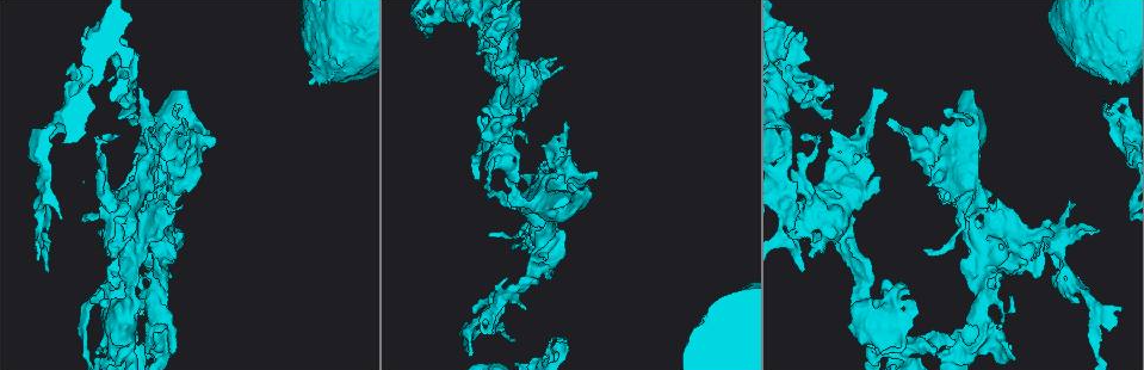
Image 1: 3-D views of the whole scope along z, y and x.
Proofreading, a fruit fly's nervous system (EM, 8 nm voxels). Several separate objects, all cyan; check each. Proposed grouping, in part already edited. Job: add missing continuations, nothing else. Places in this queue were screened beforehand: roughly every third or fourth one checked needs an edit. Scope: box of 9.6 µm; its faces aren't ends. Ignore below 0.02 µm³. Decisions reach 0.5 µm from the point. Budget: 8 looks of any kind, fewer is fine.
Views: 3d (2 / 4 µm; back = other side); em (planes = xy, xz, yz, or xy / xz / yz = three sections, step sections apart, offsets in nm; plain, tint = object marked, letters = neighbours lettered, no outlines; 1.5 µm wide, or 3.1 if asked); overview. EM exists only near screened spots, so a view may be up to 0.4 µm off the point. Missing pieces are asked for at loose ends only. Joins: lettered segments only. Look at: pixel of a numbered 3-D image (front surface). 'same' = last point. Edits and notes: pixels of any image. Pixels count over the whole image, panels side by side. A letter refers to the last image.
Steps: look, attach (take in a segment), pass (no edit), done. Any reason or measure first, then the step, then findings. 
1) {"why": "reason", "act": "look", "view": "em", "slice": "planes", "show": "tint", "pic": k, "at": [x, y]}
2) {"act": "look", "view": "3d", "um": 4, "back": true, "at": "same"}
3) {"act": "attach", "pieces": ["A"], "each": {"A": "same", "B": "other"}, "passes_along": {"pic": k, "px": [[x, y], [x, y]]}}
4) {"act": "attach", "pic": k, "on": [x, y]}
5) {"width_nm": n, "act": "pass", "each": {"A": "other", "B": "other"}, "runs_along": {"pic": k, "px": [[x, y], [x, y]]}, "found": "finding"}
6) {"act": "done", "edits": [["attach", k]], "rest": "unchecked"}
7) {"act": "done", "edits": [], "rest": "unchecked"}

{"why": "end of a long branch", "act": "look", "view": "3d", "um": 4, "pic": 1, "at": [926, 248]}

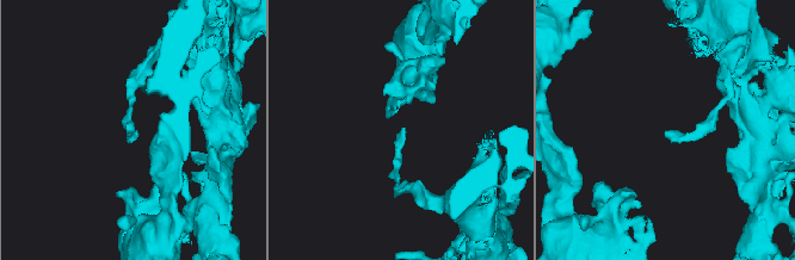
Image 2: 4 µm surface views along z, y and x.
{"why": "need the tissue", "act": "look", "view": "em", "slice": "planes", "show": "plain", "pic": 2, "at": [404, 130]}

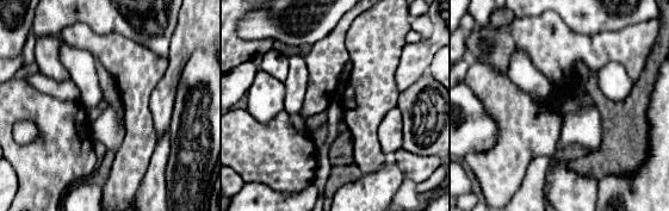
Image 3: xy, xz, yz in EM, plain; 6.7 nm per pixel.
{"why": "what lies round it", "act": "look", "view": "em", "slice": "planes", "show": "letters", "at": "same"}

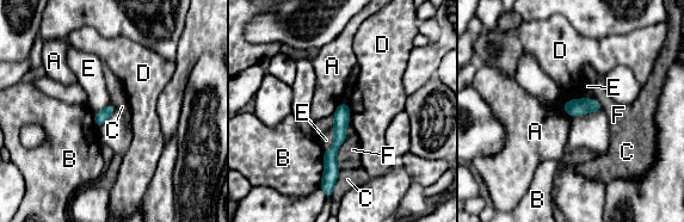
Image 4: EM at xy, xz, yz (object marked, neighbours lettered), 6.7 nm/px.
{"act": "pass", "each": {"A": "other", "B": "other", "C": "other", "D": "other", "E": "other", "F": "other"}, "border": {"pic": 4, "px": [[345, 100], [332, 113]]}, "found": "none of them fits"}

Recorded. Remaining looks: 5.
{"why": "tapers out", "act": "look", "view": "em", "slice": "planes", "show": "letters", "pic": 1, "at": [422, 30]}

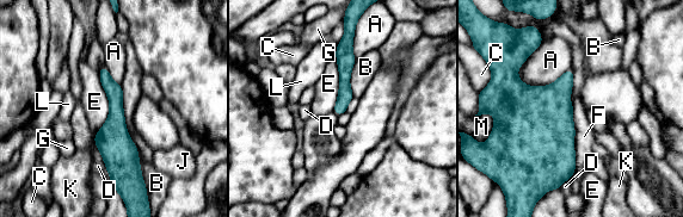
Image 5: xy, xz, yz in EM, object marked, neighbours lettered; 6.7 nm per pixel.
{"act": "pass", "each": {"A": "other", "B": "other", "C": "other", "D": "other", "E": "other", "F": "other", "G": "other", "J": "other", "K": "other", "L": "other", "M": "other"}, "found": "none of them fits"}

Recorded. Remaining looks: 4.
{"why": "tapers out", "act": "look", "view": "em", "slice": "planes", "show": "tint", "pic": 1, "at": [1118, 100]}

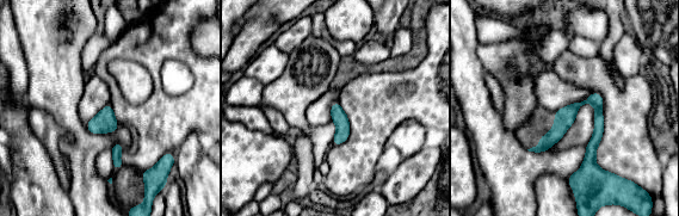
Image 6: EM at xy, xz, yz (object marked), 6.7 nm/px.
{"act": "look", "view": "em", "slice": "planes", "show": "letters", "at": "same"}

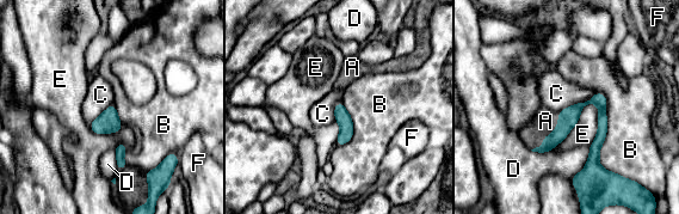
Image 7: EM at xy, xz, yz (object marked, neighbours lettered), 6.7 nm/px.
{"width_nm": 100, "act": "attach", "pic": 7, "on": [545, 121], "each": {"A": "same", "B": "other", "C": "other", "D": "other", "E": "other", "F": "other"}, "passes_along": {"pic": 7, "px": [[568, 117], [548, 135], [545, 121]]}, "found": "it goes on there"}

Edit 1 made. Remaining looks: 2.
{"act": "done", "edits": [["attach", 7]], "rest": "unchecked"}

